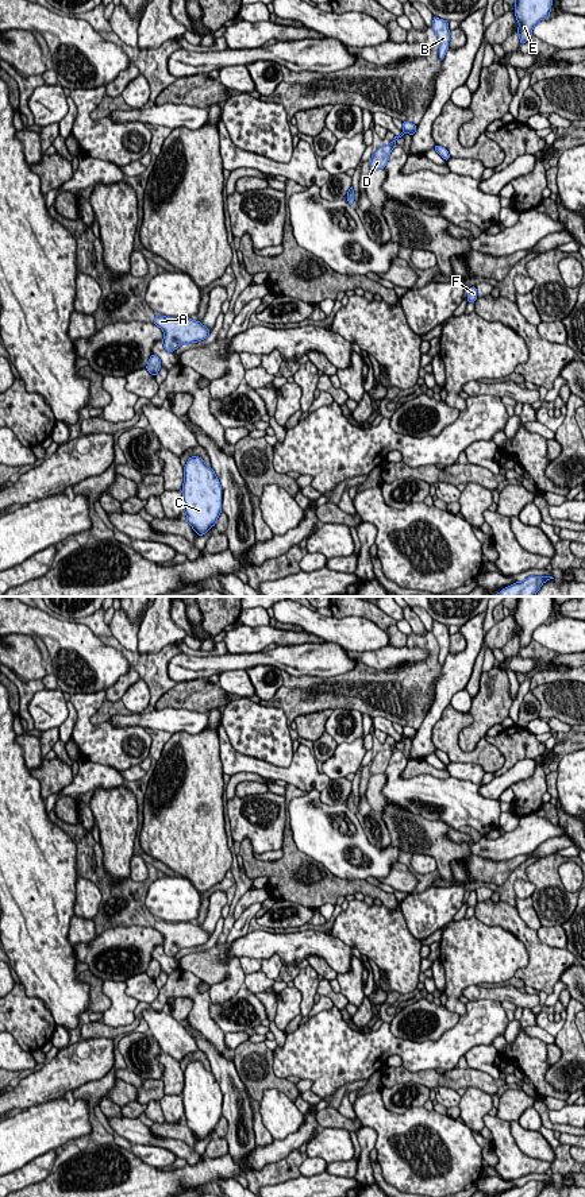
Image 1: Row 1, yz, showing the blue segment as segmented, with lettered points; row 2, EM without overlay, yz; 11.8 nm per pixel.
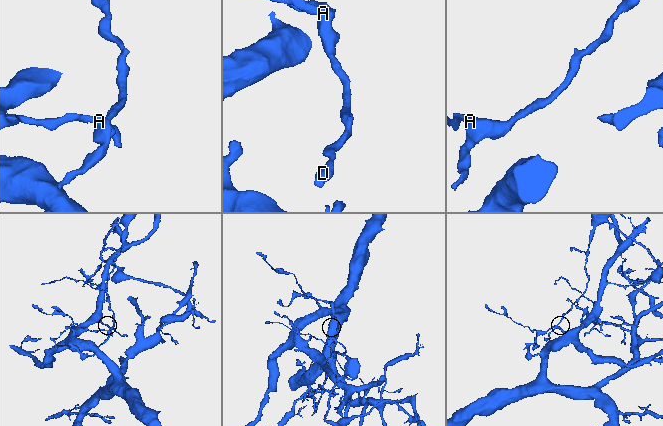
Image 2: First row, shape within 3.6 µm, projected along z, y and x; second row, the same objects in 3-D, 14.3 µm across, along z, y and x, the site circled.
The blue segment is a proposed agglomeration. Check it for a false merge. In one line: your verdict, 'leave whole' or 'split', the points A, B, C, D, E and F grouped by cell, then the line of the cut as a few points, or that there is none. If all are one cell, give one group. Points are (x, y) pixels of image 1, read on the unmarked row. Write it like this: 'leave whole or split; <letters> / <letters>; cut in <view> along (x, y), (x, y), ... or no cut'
split; A B D / C E F; cut in yz along (403, 734), (407, 736)

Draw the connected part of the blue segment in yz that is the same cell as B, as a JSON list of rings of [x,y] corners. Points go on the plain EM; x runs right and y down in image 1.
[[[434,621],[432,634],[436,637],[439,644],[439,664],[443,665],[446,656],[449,655],[449,644],[450,644],[449,626]]]

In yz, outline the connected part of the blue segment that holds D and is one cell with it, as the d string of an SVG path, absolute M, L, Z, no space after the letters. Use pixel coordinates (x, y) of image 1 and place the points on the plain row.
M403 735L399 741L395 741L395 745L392 748L388 748L386 750L381 750L370 762L370 775L378 775L385 773L389 760L396 750L396 745L399 742L403 742L407 735Z

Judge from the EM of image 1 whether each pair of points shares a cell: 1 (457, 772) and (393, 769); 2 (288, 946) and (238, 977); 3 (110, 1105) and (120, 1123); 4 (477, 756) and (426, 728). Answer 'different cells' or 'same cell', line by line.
1: different cells
2: different cells
3: different cells
4: different cells

